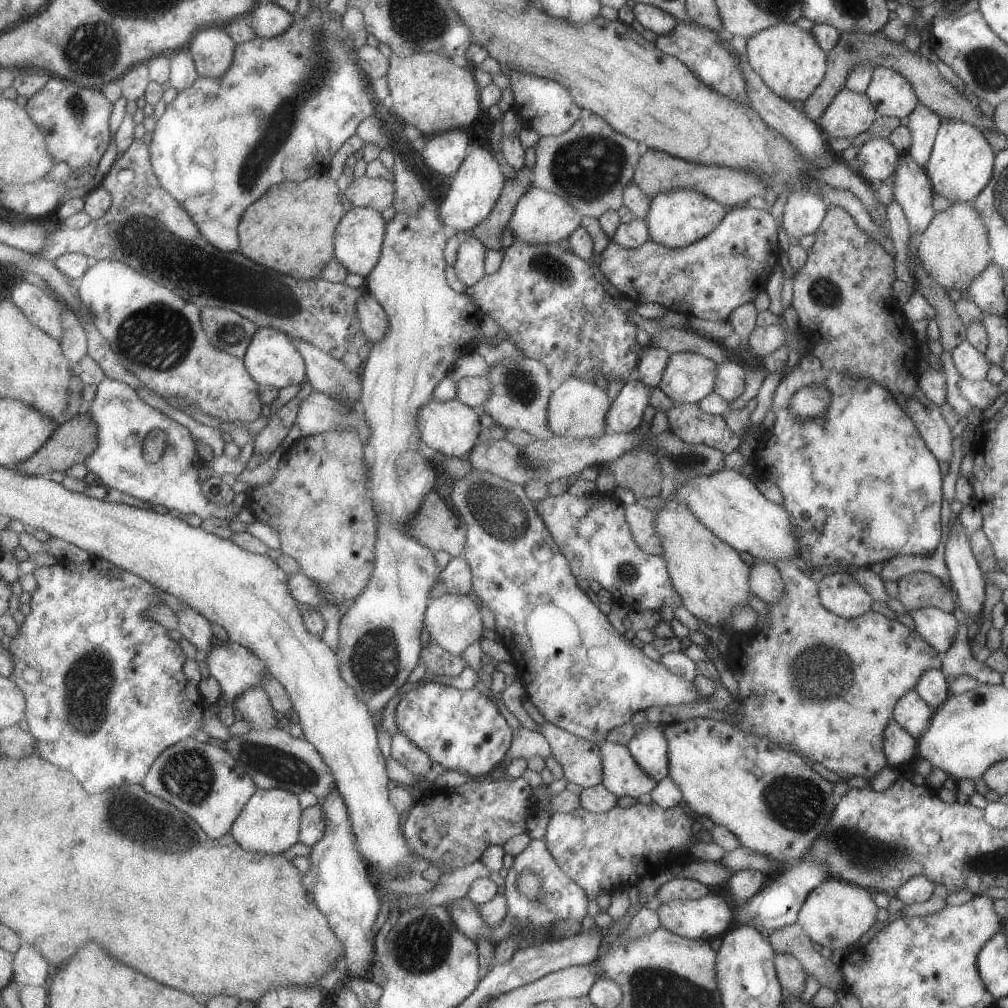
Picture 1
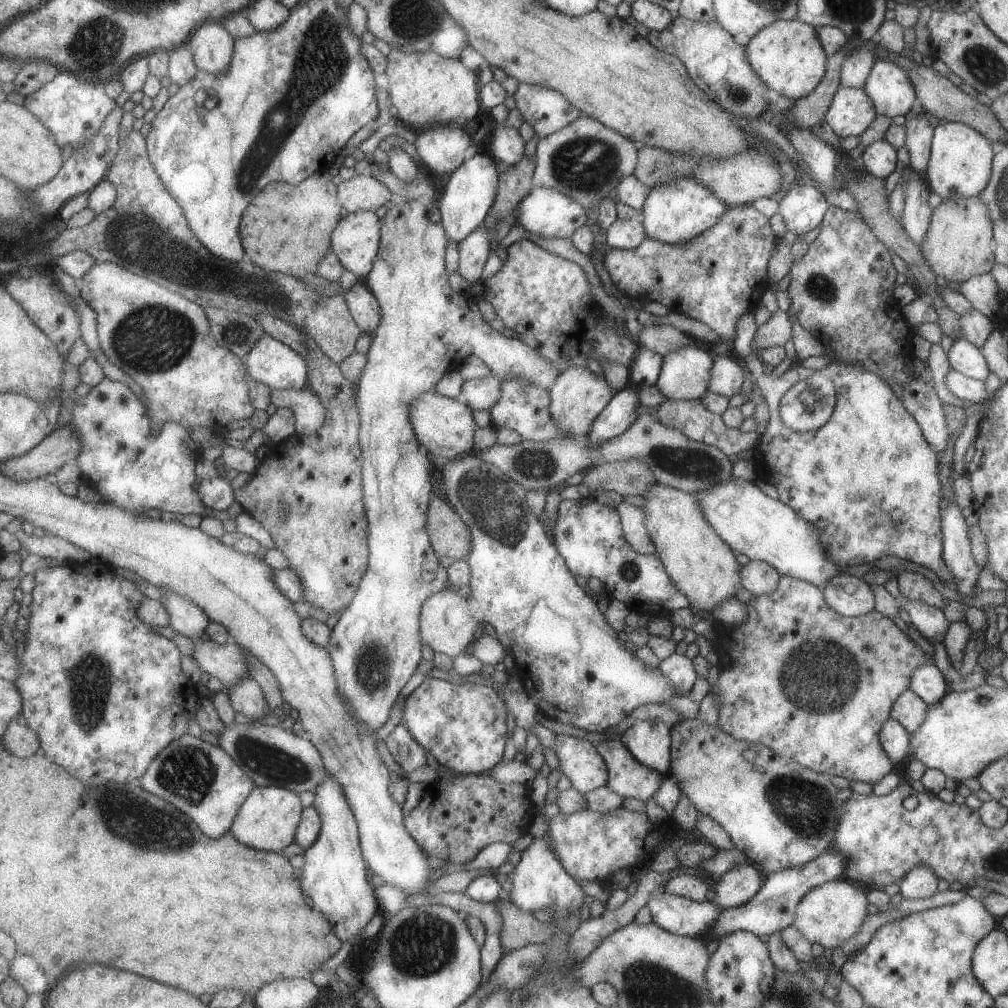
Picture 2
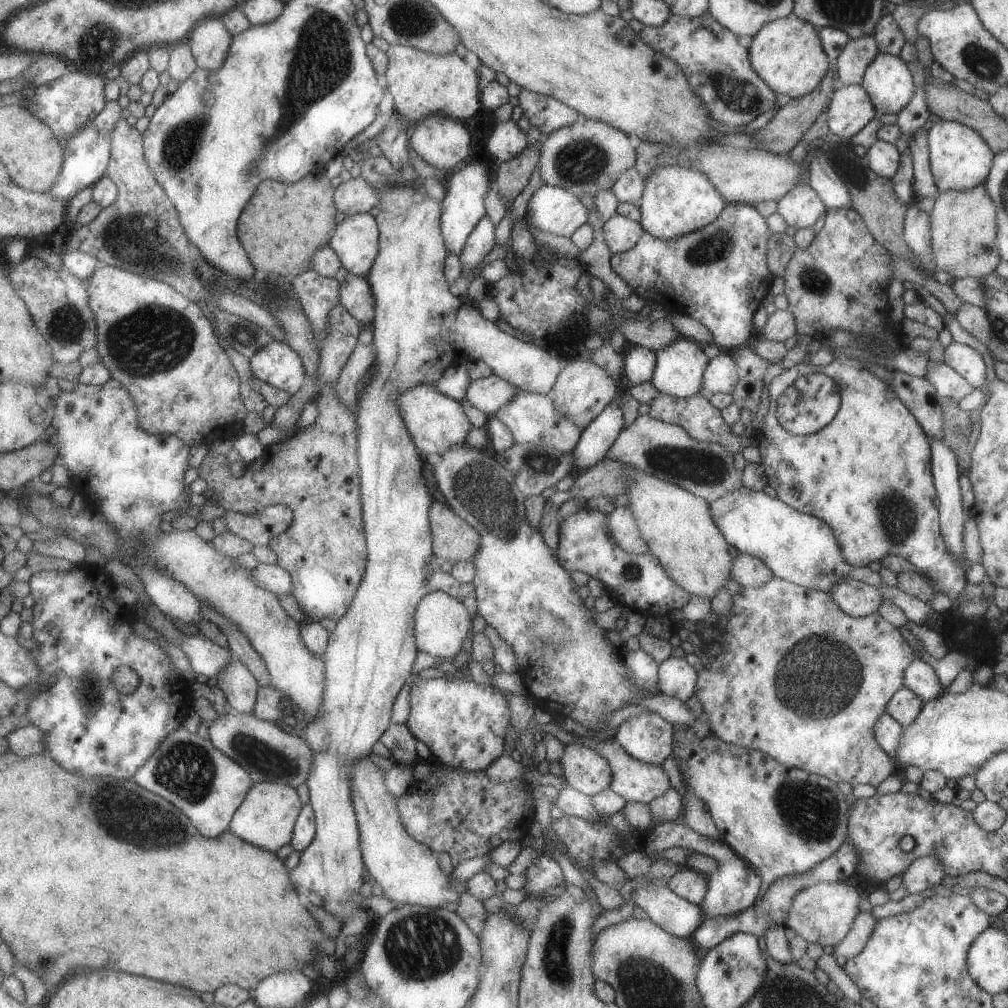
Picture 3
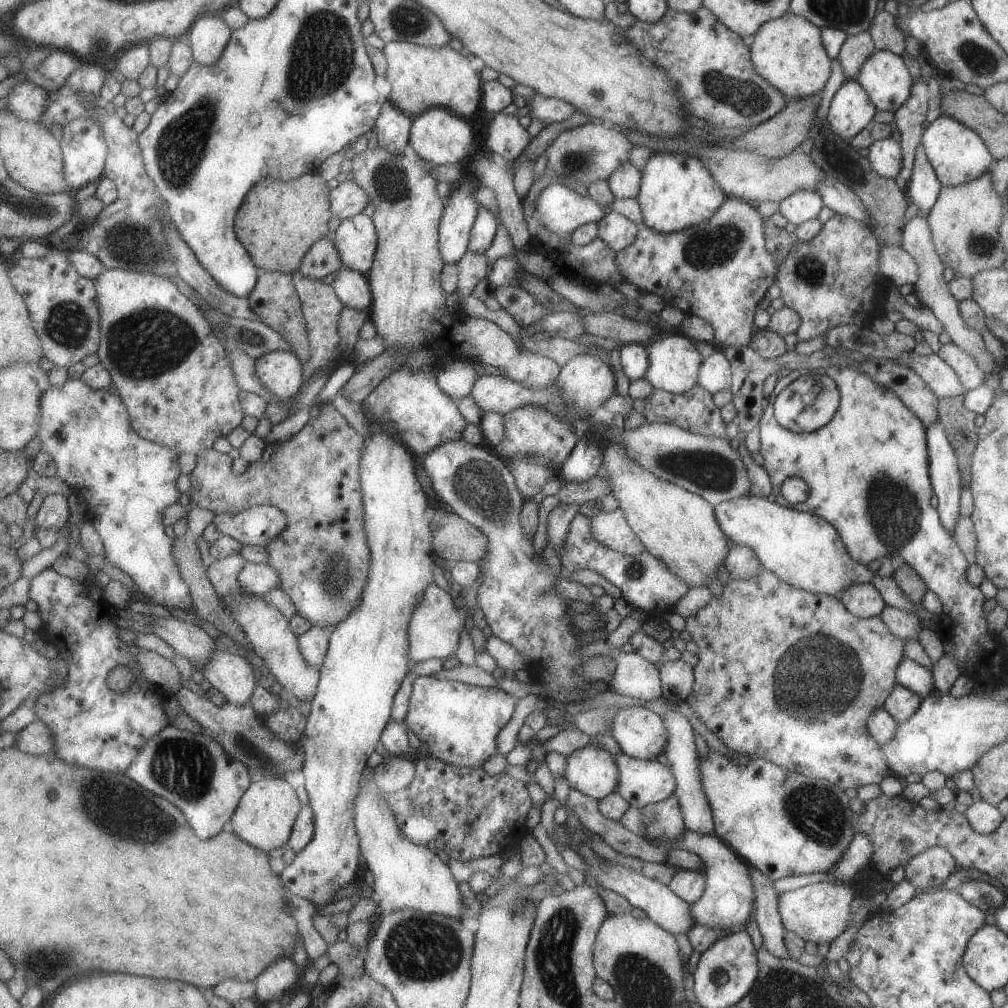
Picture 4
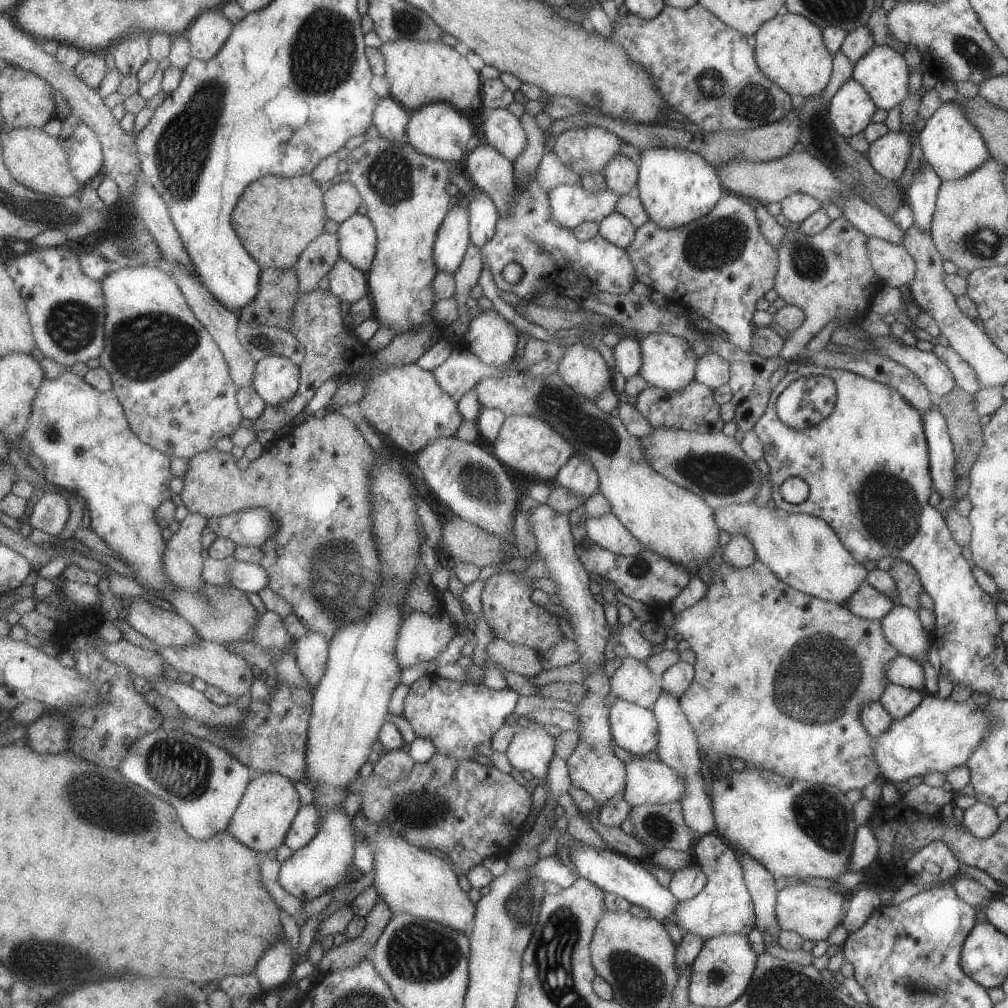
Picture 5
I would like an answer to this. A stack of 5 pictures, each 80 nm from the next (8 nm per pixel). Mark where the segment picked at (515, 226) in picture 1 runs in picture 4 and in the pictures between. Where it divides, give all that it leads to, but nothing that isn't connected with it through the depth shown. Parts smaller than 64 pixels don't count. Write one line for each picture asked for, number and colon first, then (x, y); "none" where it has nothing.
2: (545, 213)
3: (550, 209)
4: (560, 209)

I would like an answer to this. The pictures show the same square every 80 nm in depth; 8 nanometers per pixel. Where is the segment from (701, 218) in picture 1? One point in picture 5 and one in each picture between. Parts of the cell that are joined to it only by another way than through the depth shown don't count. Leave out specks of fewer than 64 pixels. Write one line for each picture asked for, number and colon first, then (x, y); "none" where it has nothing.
2: (677, 211)
3: (675, 201)
4: (676, 191)
5: (674, 186)

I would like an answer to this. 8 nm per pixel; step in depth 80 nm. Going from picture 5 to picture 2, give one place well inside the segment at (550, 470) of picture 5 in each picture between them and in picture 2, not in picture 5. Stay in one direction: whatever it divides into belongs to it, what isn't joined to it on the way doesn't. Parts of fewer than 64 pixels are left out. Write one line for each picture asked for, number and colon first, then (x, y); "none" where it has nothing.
2: (523, 407)
3: (531, 417)
4: (528, 429)

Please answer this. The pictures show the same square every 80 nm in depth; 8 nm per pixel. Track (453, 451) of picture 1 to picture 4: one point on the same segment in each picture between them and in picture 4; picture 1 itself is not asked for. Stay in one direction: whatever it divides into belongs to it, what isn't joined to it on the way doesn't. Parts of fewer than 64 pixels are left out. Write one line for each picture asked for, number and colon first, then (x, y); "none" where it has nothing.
2: (445, 426)
3: (439, 423)
4: (410, 402)

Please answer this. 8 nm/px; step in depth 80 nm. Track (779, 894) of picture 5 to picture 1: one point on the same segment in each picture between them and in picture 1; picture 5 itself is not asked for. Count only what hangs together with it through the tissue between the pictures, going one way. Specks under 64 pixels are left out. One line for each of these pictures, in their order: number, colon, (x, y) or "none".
1: (836, 914)
2: (829, 914)
3: (823, 913)
4: (819, 912)

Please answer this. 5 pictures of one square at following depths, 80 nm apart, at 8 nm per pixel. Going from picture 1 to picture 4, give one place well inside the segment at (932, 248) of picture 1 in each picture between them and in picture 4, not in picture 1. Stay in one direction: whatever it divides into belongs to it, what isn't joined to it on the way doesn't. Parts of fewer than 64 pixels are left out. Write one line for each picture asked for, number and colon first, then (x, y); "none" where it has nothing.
2: (958, 244)
3: (962, 224)
4: (964, 220)

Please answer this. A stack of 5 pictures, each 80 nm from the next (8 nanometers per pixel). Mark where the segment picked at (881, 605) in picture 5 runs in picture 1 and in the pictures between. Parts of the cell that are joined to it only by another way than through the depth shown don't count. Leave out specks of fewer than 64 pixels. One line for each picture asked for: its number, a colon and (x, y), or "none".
1: (838, 593)
2: (849, 596)
3: (857, 599)
4: (862, 600)

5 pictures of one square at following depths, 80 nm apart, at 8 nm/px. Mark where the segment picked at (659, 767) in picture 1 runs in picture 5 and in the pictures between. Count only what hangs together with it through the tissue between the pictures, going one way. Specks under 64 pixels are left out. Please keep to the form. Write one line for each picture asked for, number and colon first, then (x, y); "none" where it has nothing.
2: (648, 741)
3: (648, 738)
4: (640, 733)
5: (633, 728)

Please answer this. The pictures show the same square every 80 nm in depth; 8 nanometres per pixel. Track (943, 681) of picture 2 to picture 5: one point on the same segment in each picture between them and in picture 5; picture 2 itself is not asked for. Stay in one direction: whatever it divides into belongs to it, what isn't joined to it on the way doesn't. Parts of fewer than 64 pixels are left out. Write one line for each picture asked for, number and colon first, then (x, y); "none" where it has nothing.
3: (920, 678)
4: (911, 675)
5: (901, 670)

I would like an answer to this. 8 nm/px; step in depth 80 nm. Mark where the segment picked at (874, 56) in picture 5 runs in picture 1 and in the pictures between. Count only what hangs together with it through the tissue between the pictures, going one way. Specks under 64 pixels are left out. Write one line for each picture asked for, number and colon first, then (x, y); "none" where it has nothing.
1: (891, 95)
2: (891, 93)
3: (887, 81)
4: (884, 77)

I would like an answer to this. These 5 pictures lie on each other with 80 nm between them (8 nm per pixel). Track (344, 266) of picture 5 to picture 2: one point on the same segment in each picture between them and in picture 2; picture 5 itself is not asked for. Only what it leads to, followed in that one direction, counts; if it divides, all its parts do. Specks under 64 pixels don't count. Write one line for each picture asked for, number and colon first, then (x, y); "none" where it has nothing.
2: (366, 309)
3: (357, 295)
4: (353, 287)

